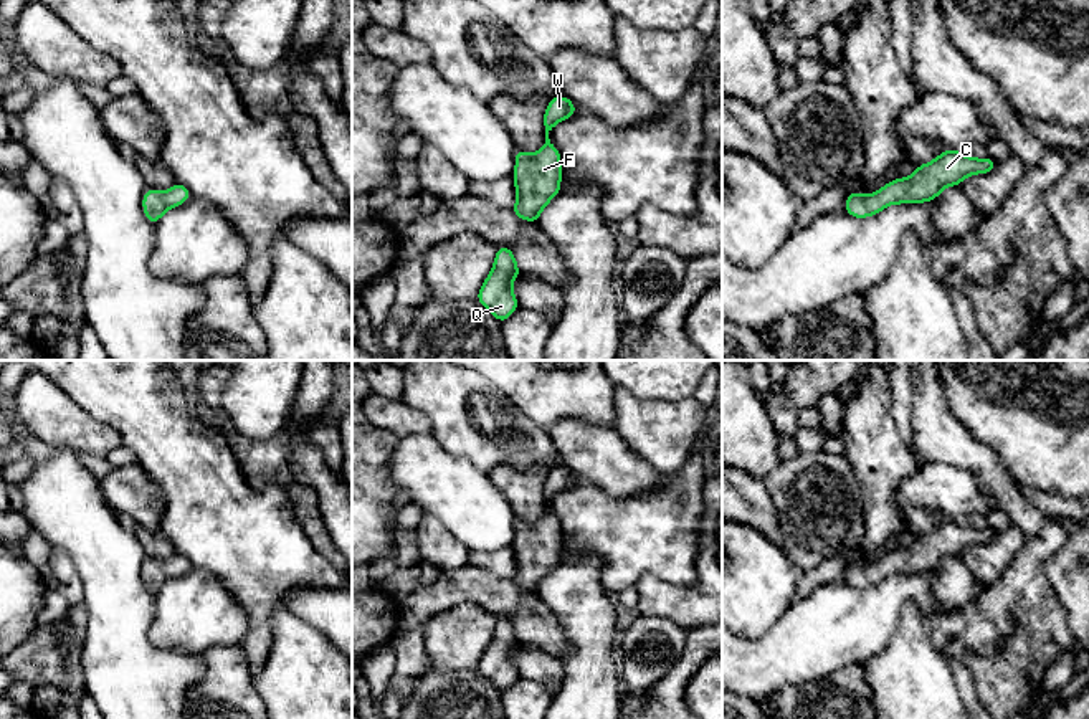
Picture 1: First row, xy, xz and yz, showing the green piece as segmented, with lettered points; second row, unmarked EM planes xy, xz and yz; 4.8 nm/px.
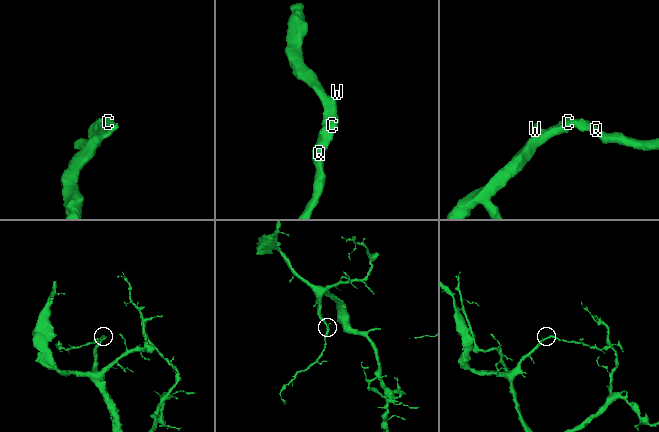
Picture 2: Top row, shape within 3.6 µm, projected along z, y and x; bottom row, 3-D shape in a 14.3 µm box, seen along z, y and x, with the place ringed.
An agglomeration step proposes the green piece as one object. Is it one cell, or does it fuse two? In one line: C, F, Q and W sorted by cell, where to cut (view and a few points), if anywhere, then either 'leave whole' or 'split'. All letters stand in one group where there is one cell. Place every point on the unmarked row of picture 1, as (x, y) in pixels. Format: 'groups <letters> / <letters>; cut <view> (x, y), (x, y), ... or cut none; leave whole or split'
groups C F Q W; cut none; leave whole

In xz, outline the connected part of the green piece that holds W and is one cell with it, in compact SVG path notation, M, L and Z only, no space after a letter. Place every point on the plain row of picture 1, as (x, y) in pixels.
M552 468L544 484L545 514L539 524L516 521L517 572L512 577L521 590L537 592L542 579L560 562L562 532L559 521L552 516L549 502L552 498L575 486L575 474L564 468Z

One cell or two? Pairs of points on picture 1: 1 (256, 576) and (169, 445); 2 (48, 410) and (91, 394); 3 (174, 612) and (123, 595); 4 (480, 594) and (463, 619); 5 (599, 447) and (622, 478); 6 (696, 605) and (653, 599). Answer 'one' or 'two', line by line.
1: one
2: two
3: two
4: two
5: one
6: one

